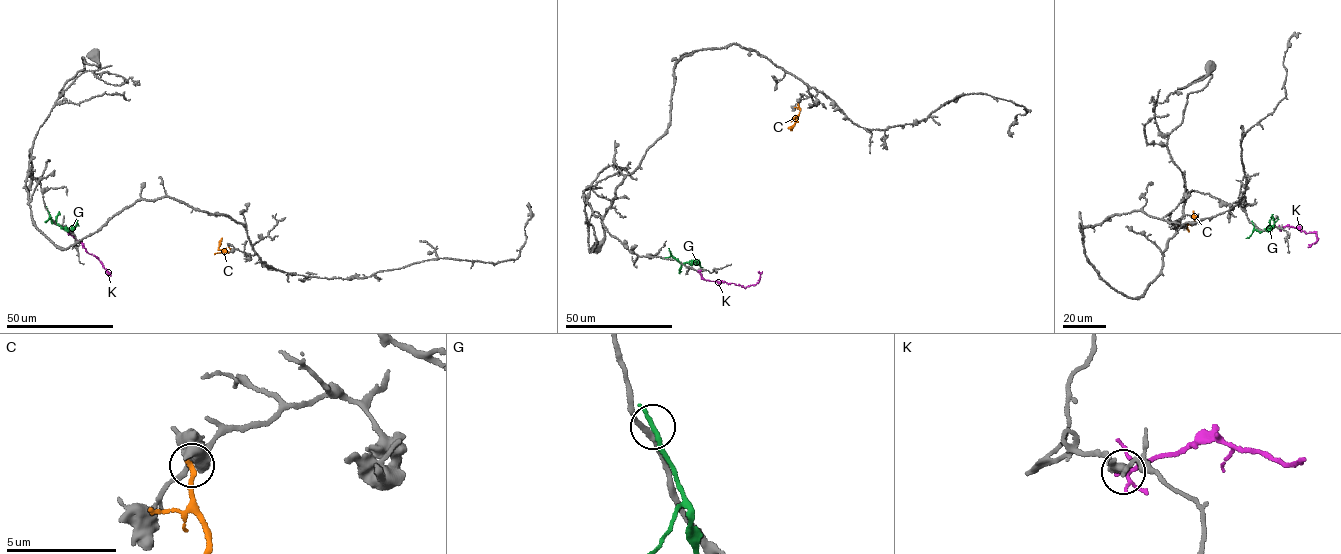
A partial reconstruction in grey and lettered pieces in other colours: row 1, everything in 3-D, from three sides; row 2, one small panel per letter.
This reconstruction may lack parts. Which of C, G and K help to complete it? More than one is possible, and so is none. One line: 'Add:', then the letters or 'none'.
Add: none

